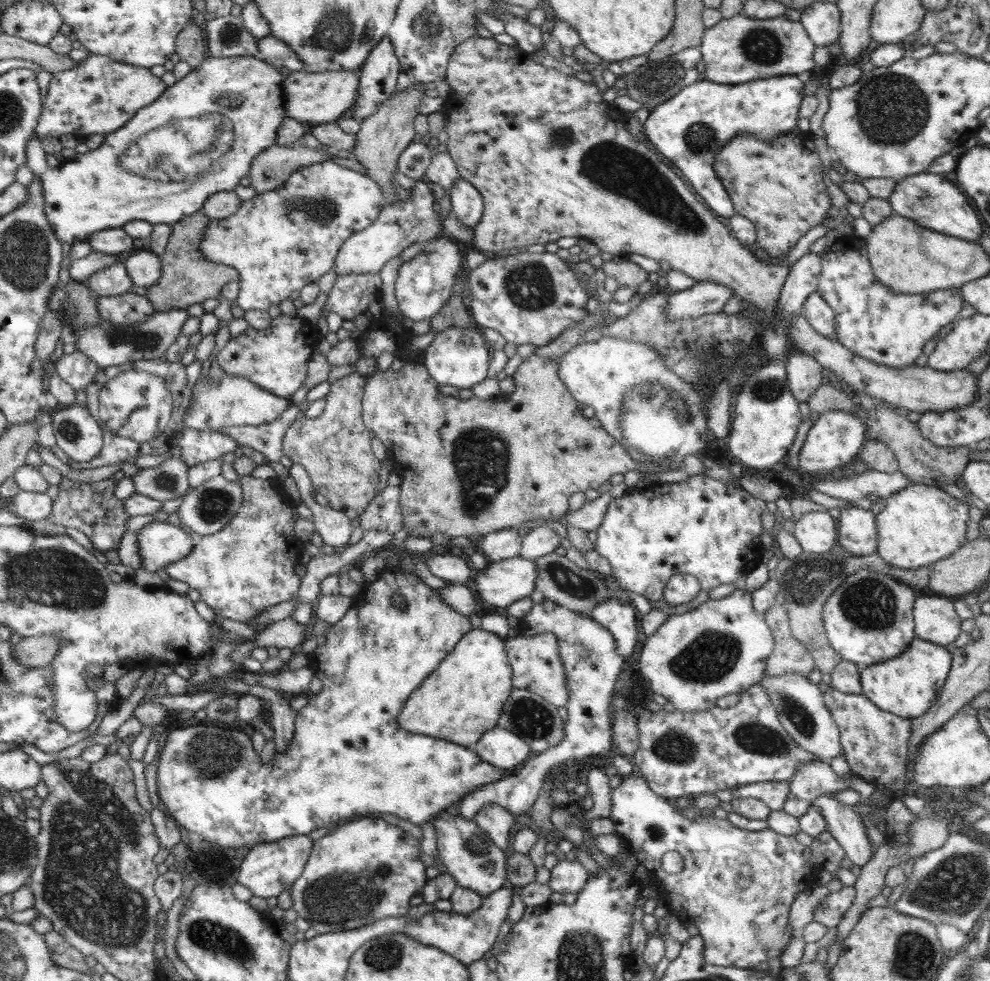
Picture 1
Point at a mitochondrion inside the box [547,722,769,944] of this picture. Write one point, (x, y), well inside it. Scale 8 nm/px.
(675, 746)

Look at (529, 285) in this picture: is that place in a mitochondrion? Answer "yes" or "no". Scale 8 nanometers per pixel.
yes

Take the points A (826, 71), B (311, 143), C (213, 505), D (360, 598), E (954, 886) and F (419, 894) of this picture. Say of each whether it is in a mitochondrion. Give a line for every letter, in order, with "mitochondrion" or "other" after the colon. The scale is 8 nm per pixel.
A: other
B: other
C: mitochondrion
D: other
E: mitochondrion
F: other

